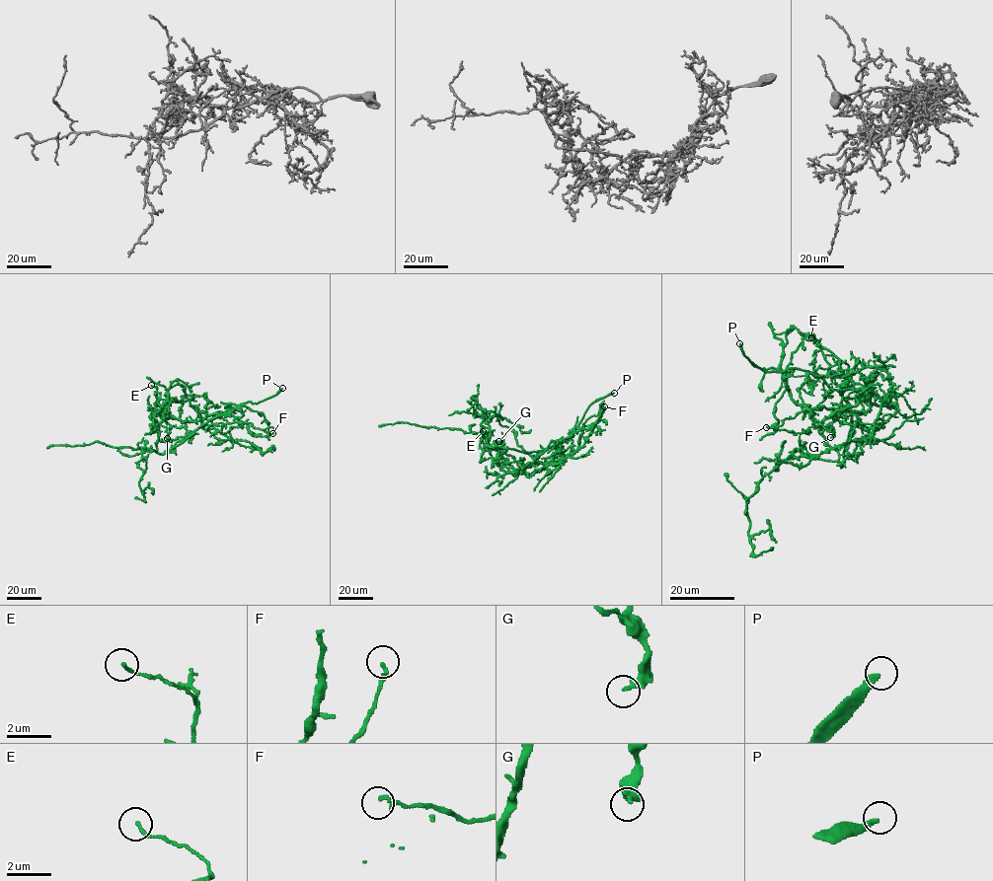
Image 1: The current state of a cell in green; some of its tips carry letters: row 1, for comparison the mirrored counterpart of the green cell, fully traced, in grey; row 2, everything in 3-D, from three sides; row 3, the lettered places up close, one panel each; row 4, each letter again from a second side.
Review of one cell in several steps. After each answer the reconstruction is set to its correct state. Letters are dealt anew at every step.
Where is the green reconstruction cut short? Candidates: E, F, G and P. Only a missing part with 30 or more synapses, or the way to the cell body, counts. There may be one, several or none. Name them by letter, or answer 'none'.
P

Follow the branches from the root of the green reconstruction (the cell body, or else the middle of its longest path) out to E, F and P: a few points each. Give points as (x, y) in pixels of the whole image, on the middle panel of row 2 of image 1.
E: (527, 452), (556, 449), (550, 461), (534, 462), (511, 473), (513, 468), (490, 446), (489, 434), (483, 431)
F: (527, 452), (553, 447), (559, 458), (571, 455), (579, 445), (581, 429), (589, 428), (598, 420), (604, 406)
P: (527, 452), (558, 446), (575, 428), (591, 404), (614, 393)

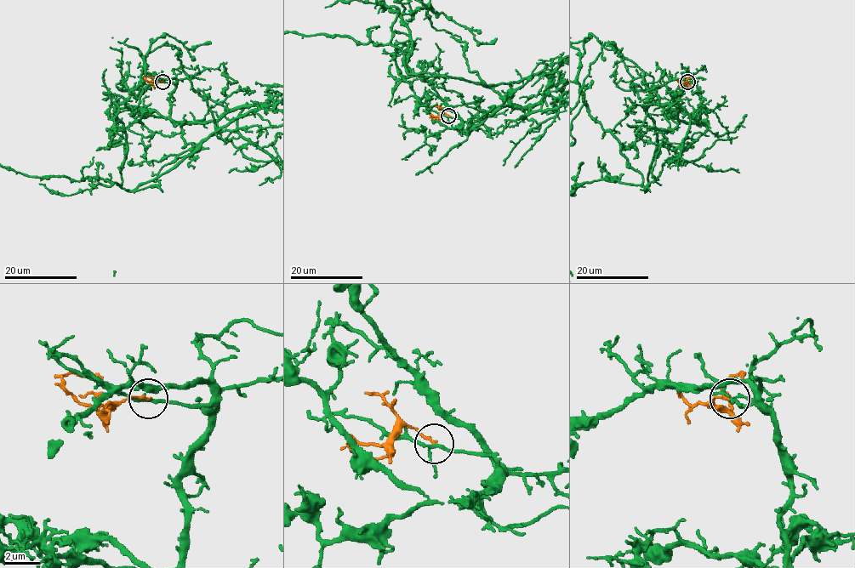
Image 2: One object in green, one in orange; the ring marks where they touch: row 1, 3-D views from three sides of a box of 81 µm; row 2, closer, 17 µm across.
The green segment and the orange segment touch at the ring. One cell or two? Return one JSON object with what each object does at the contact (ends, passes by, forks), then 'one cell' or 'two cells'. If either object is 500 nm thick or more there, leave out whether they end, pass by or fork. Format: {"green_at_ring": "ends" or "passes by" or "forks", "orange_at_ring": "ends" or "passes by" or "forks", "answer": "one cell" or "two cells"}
{"green_at_ring": "forks", "orange_at_ring": "ends", "answer": "two cells"}

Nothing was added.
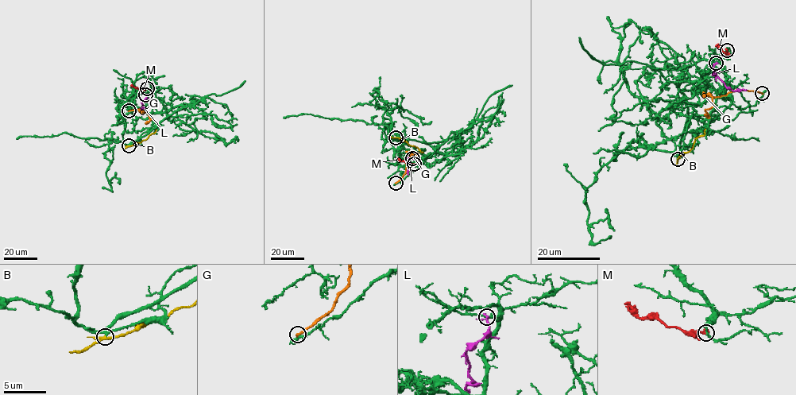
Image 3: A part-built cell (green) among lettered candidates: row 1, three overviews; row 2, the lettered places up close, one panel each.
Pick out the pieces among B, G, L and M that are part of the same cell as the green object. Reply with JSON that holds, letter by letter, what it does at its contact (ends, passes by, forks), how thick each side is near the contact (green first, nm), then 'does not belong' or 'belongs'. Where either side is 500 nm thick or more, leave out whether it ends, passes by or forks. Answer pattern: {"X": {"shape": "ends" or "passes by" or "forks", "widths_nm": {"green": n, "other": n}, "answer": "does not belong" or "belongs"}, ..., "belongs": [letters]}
{"B": {"shape": "forks", "widths_nm": {"green": 220, "other": 180}, "answer": "belongs"}, "G": {"shape": "ends", "widths_nm": {"green": 280, "other": 200}, "answer": "does not belong"}, "L": {"shape": "passes by", "widths_nm": {"green": 180, "other": 200}, "answer": "does not belong"}, "M": {"shape": "ends", "widths_nm": {"green": 180, "other": 340}, "answer": "does not belong"}, "belongs": ["B"]}

